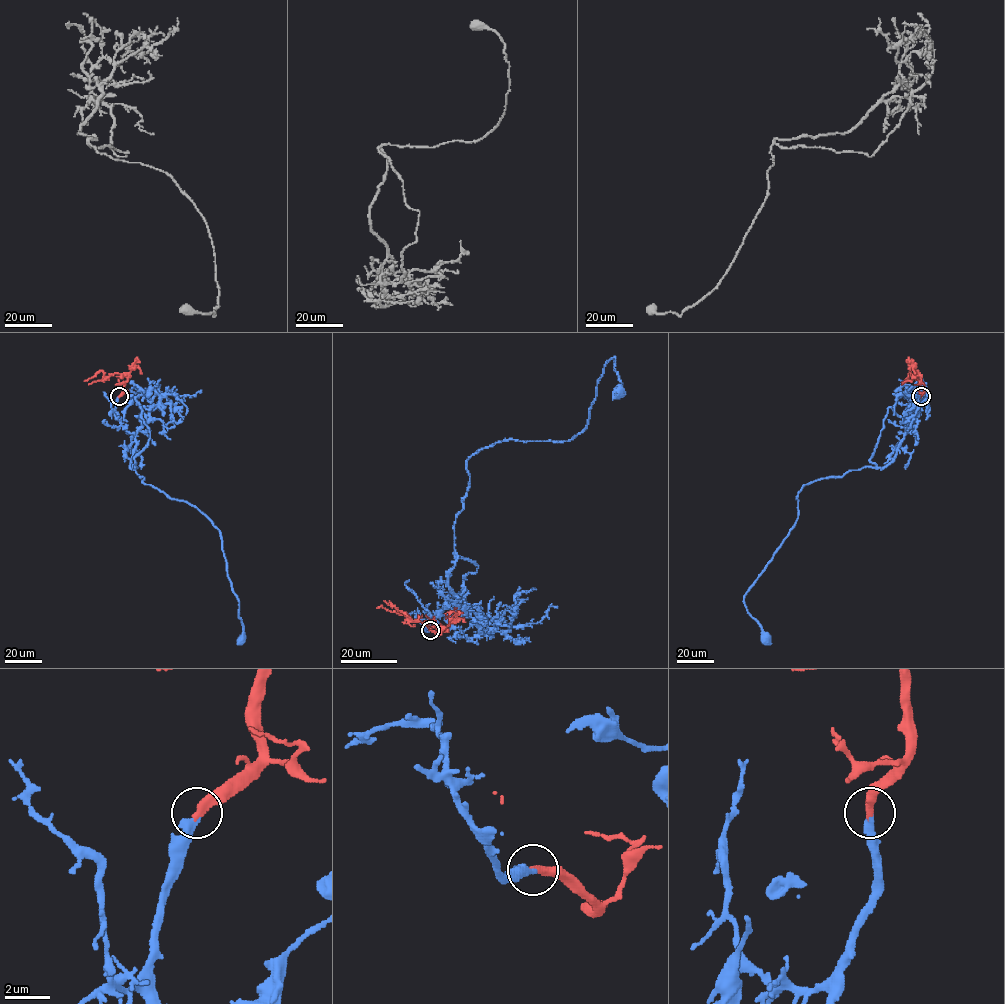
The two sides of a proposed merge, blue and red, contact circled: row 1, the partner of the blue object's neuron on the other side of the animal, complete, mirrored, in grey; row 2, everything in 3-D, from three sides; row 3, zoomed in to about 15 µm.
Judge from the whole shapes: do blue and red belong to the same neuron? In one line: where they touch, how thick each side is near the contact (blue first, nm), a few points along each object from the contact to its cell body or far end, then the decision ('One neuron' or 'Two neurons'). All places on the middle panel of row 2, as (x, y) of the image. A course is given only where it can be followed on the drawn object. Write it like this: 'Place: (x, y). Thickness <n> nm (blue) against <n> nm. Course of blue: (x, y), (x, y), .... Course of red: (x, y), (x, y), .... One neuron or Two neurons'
Place: (430, 630). Thickness 320 nm (blue) against 400 nm. Course of blue: (430, 631), (457, 599), (447, 573), (457, 558), (466, 461), (510, 439), (575, 436), (613, 358), (618, 392). Course of red: (430, 631), (437, 635), (443, 631), (409, 621), (406, 614), (376, 607). One neuron

